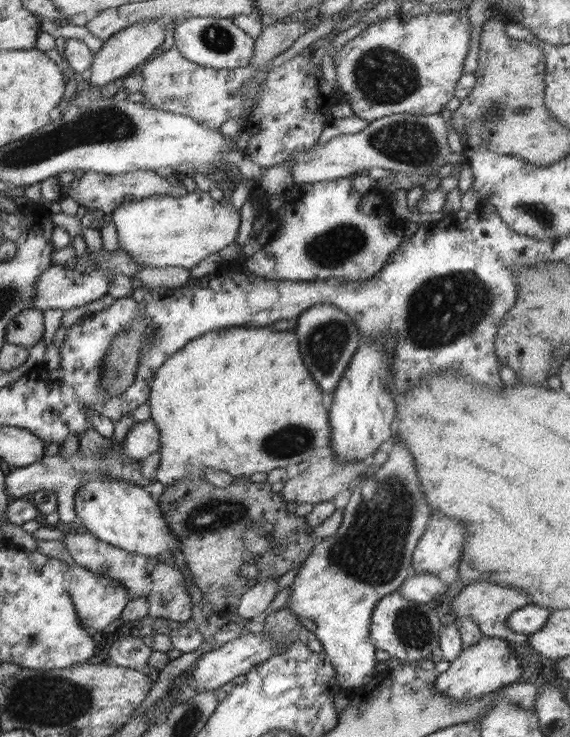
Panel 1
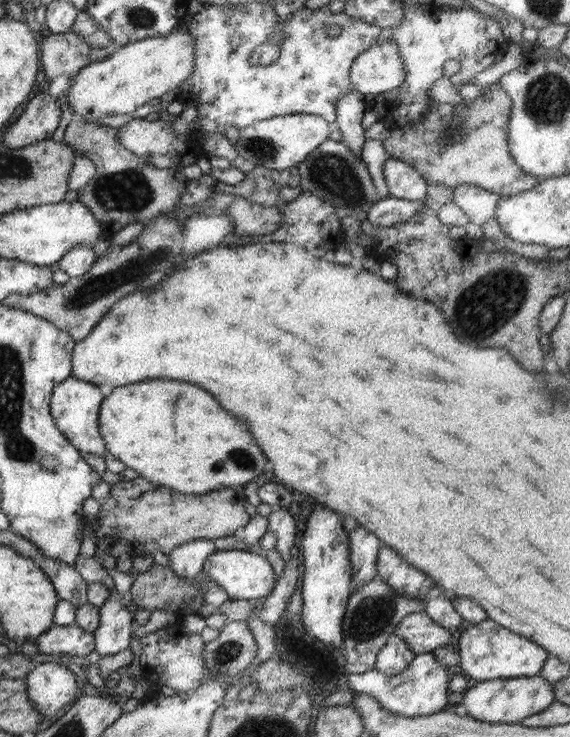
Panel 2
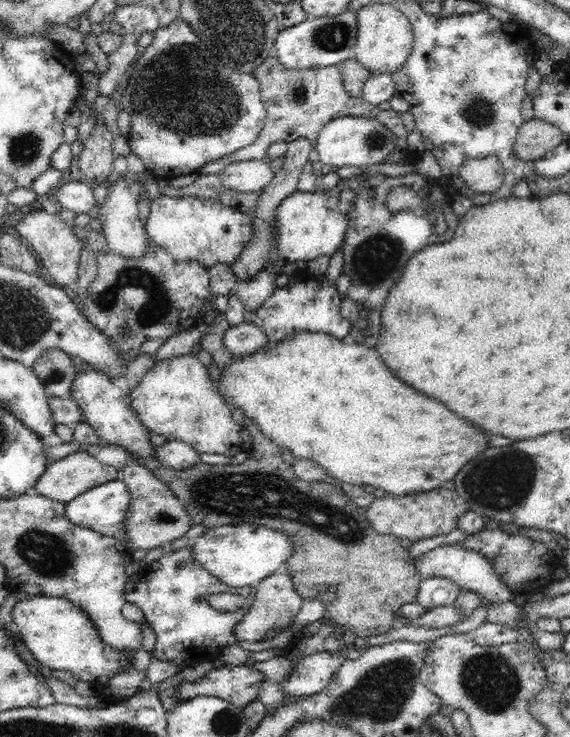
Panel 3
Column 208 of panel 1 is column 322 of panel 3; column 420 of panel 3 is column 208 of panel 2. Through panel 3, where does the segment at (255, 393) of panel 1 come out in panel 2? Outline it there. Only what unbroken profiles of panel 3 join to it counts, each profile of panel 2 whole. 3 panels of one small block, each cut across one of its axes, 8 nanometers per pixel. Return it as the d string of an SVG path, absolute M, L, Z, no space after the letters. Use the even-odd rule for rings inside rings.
M159 379L127 384L126 386L115 388L112 394L106 396L101 404L98 424L101 437L106 443L107 453L109 456L113 456L110 458L120 460L126 468L136 470L140 476L144 476L146 480L150 480L150 482L154 482L158 486L166 486L166 488L171 488L176 492L183 492L184 494L202 495L207 492L210 493L214 490L226 488L227 486L234 487L238 484L245 486L252 481L256 481L258 476L264 474L264 468L268 463L260 447L254 444L254 438L248 434L247 424L242 424L242 420L232 418L228 412L222 410L222 406L208 392L204 392L202 388L192 386L192 384L182 384L182 382Z

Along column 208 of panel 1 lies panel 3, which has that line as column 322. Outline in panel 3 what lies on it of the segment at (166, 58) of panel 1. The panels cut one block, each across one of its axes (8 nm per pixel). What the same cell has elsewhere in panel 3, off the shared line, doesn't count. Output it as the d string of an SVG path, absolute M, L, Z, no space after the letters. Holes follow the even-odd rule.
M268 57L260 66L254 68L253 75L258 79L263 105L267 112L267 119L264 128L256 137L253 144L238 150L238 152L230 153L218 160L208 161L203 167L197 168L199 175L217 174L220 170L224 170L228 164L246 160L266 160L268 148L274 142L290 143L297 138L306 137L312 142L318 136L320 129L334 120L342 116L364 116L376 119L378 122L388 127L394 133L397 148L384 158L384 163L398 163L414 165L421 158L421 155L409 150L407 146L406 129L400 113L394 109L380 110L377 105L366 102L362 95L360 97L350 96L344 88L341 75L341 65L335 64L322 68L304 68L302 70L290 70L286 68L276 57Z

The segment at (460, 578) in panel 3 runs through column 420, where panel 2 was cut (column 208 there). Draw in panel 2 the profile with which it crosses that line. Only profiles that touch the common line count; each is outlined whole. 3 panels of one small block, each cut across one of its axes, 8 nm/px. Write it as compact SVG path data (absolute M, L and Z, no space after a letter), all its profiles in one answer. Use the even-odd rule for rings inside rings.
M216 549L203 564L203 572L208 575L209 580L218 583L228 593L230 599L265 599L273 591L274 571L268 563L265 554L258 555L249 550L232 549L221 551Z

